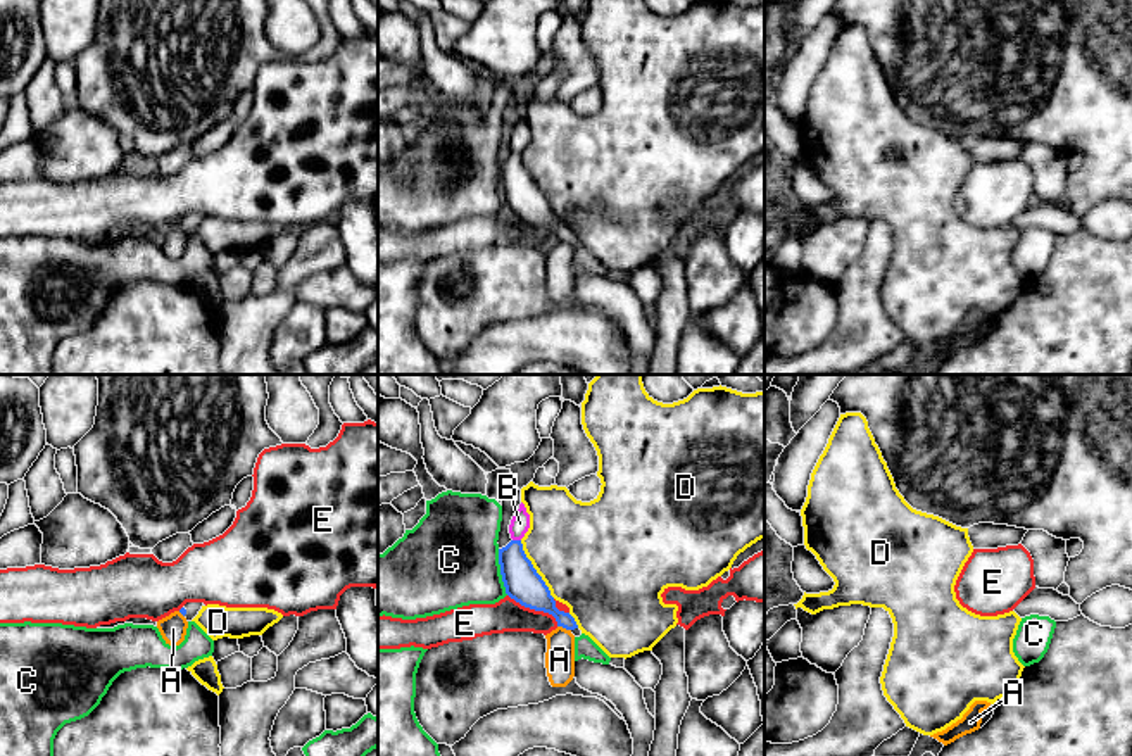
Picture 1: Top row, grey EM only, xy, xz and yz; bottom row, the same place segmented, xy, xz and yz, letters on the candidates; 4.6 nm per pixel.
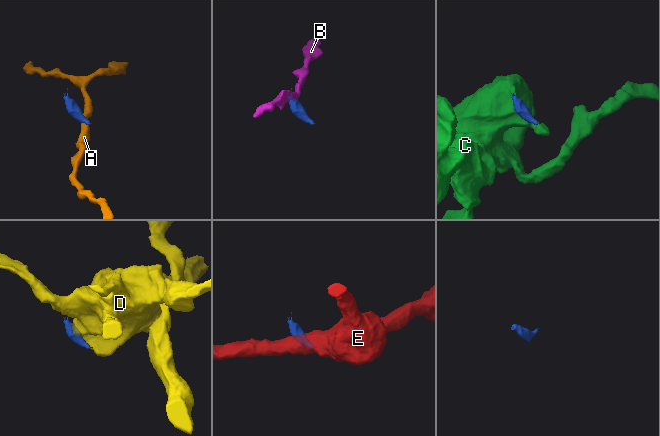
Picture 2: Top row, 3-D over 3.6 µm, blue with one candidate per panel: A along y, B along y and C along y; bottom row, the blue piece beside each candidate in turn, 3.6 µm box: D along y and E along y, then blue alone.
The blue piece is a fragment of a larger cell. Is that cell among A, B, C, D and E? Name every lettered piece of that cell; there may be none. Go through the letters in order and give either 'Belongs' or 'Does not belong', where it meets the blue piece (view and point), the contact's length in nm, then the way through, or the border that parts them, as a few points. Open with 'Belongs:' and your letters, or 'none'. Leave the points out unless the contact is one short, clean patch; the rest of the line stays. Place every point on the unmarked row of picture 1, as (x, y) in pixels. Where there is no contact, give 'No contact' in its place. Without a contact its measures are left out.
Belongs: none
A: Does not belong. Touches blue at xz (565, 240). Shared border 70 nm. Boundary: xz (558, 239), (570, 244)
B: Does not belong. Touches blue at xz (516, 154). Shared border 40 nm. Boundary: xz (513, 152), (520, 154)
C: Does not belong. Touches blue at xz (501, 185). Shared border 220 nm
D: Does not belong. Touches blue at xz (535, 183). Shared border 320 nm
E: Does not belong. Touches blue at xz (535, 223). Shared border 280 nm. Boundary: xz (508, 207), (525, 220), (547, 225), (558, 239)

